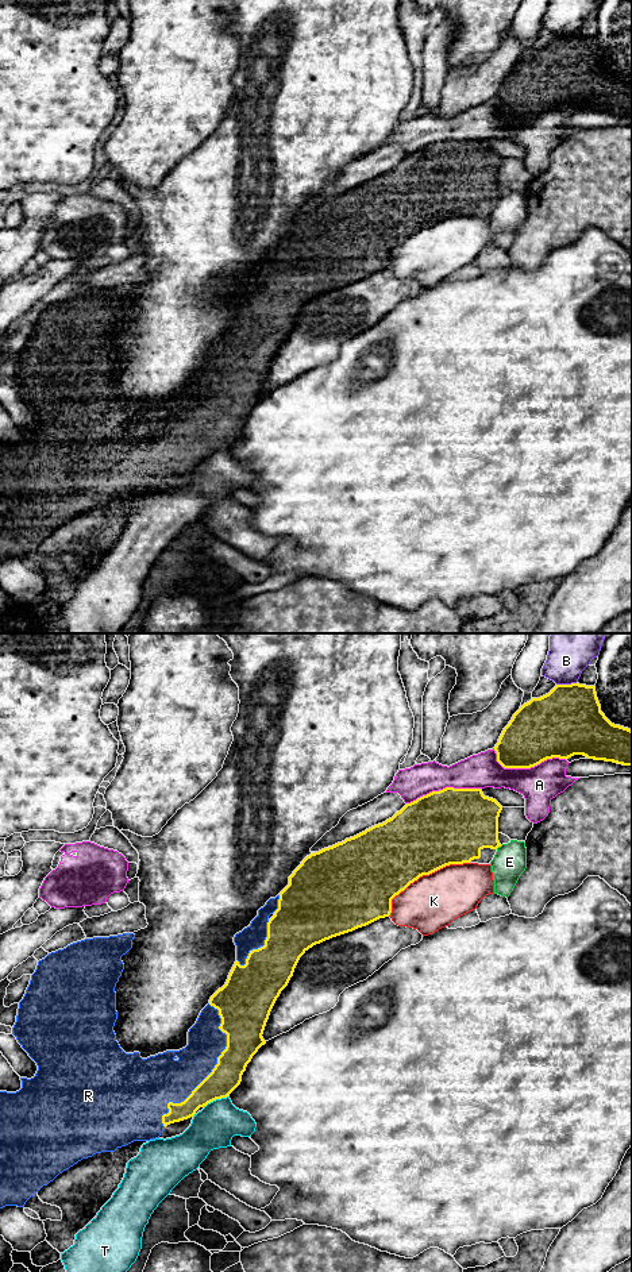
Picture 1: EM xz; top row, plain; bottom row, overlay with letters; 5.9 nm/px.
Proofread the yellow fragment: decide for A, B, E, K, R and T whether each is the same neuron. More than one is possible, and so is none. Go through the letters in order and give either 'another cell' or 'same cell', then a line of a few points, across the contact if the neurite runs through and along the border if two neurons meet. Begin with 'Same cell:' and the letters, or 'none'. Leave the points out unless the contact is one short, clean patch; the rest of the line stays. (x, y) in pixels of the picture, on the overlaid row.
Same cell: R
A: another cell
B: another cell; line xz (577, 681), (557, 685)
E: another cell
K: another cell
R: same cell
T: another cell

